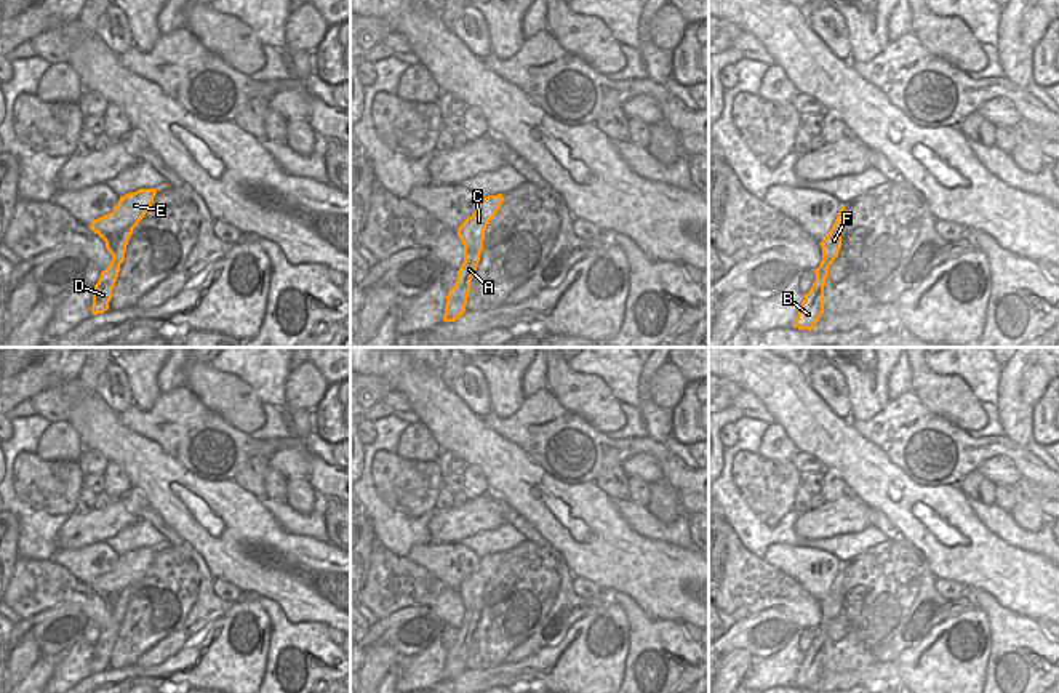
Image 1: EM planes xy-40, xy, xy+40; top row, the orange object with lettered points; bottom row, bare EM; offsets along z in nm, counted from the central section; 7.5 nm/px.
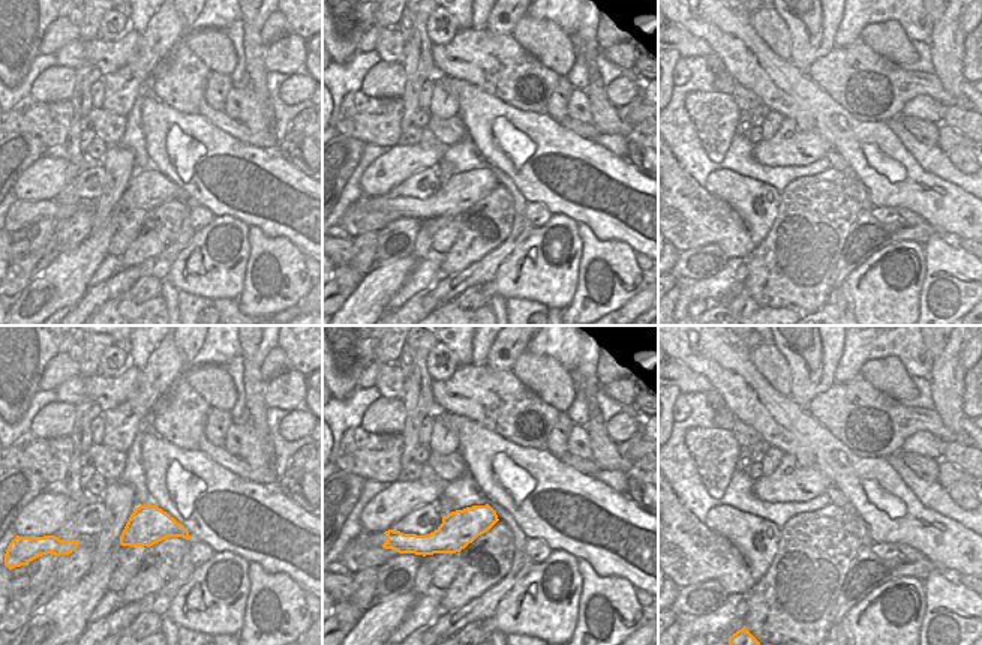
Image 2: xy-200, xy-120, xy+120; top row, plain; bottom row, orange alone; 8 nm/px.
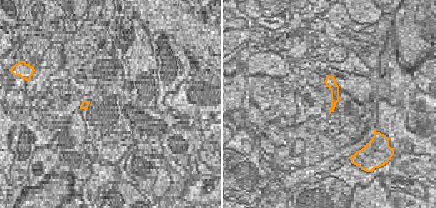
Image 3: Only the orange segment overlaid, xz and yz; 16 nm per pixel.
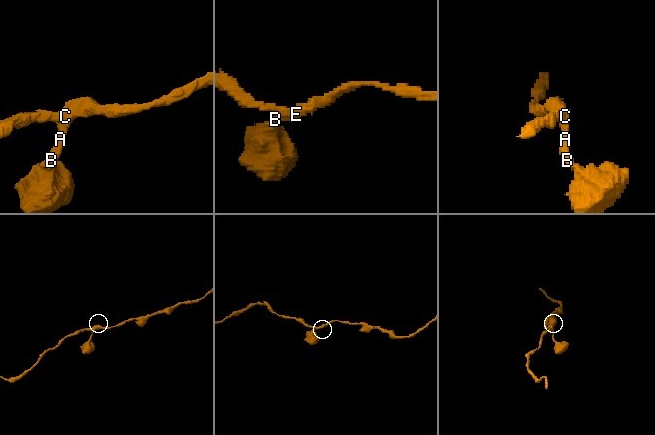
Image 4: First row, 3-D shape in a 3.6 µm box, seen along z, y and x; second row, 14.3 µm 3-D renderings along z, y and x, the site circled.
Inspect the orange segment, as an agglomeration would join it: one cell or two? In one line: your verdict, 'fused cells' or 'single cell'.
single cell

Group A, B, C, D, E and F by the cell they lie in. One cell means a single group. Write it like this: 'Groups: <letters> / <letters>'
Groups: A B C D E F.

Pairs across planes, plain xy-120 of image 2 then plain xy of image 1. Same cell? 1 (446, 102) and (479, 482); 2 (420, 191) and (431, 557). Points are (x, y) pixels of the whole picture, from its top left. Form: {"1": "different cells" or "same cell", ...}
{"1": "same cell", "2": "same cell"}

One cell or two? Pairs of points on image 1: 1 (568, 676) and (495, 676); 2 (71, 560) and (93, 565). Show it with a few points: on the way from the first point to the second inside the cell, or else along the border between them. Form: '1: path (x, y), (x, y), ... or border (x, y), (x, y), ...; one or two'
1: path (551, 676), (543, 672), (512, 672); one
2: path (75, 560), (88, 562); one

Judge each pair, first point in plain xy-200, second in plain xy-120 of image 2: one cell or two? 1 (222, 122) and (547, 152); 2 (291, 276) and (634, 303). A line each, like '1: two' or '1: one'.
1: two
2: two

